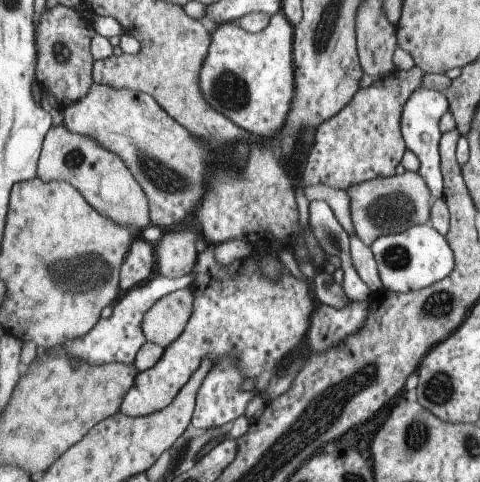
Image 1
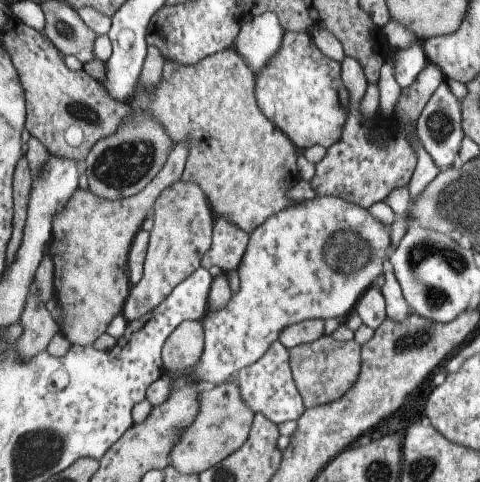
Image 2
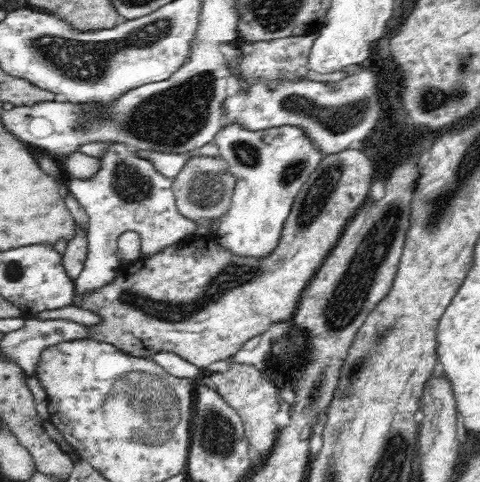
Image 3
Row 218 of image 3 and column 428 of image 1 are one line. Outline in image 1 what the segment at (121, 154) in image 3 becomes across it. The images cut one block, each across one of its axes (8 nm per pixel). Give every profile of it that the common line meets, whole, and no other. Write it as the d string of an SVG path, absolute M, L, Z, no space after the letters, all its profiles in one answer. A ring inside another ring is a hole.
M419 88L415 90L415 94L411 94L411 98L405 102L403 112L401 112L401 136L403 142L407 146L407 150L411 150L421 166L419 166L419 176L423 178L425 186L431 192L431 200L443 198L443 174L441 174L441 162L439 162L439 140L443 136L443 130L439 128L441 116L449 112L449 102L443 94L435 92L435 90L427 90L427 88Z

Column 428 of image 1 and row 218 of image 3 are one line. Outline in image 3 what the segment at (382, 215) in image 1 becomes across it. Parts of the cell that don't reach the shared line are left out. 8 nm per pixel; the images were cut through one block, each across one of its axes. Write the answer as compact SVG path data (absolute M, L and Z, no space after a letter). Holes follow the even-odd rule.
M198 154L184 164L182 172L174 178L172 190L176 192L176 208L180 216L196 222L194 236L210 238L212 230L208 228L208 224L212 224L214 220L222 220L224 214L230 210L232 194L236 190L236 176L230 172L230 164L222 156L212 158Z

